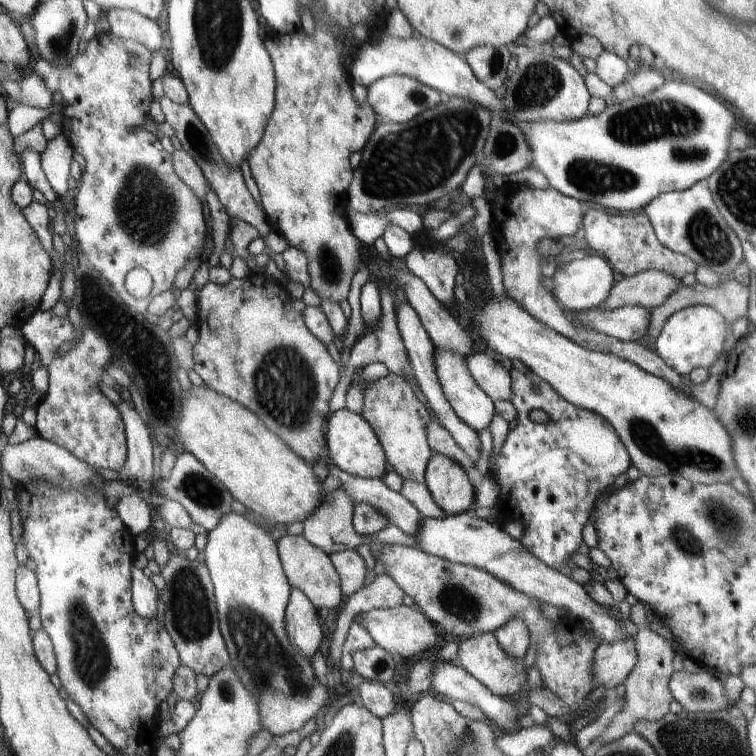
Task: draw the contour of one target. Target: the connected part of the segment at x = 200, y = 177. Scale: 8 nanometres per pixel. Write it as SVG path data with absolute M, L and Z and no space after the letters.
M174 149L171 154L174 172L178 174L178 178L181 178L182 182L184 182L186 186L189 186L190 190L194 191L194 194L198 196L198 200L204 202L204 200L206 200L206 190L208 190L210 186L202 169L192 160L192 157L188 156L182 149Z

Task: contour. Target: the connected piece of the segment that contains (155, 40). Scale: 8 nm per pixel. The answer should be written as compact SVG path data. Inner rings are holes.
M110 9L106 12L110 33L122 40L130 39L143 44L150 52L162 48L162 32L156 21L130 9Z

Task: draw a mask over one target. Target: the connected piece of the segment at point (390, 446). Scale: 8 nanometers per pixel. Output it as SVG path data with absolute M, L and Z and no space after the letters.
M388 373L372 384L364 384L362 394L362 418L376 434L390 468L400 474L403 480L424 484L425 470L433 453L428 446L426 434L426 424L434 420L432 414L418 399L406 379L395 373Z

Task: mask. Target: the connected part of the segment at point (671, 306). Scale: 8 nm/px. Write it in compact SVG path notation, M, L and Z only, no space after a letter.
M732 276L729 278L722 278L720 282L720 286L716 286L716 288L706 288L704 284L697 283L696 286L686 287L684 285L680 286L672 296L668 296L666 300L664 300L664 304L660 304L656 308L651 310L651 319L650 324L647 330L647 334L643 339L643 343L645 343L648 348L654 347L654 341L657 339L657 336L660 334L664 323L678 310L682 310L683 308L688 308L689 306L694 305L706 305L714 308L714 310L718 310L719 314L722 314L726 320L726 326L728 326L728 334L726 334L726 342L724 345L724 352L729 352L734 348L734 344L736 344L736 338L734 338L734 334L732 333L732 325L738 318L746 318L748 314L749 308L749 300L750 300L750 288L748 286L744 286L744 284L740 284L736 279Z

